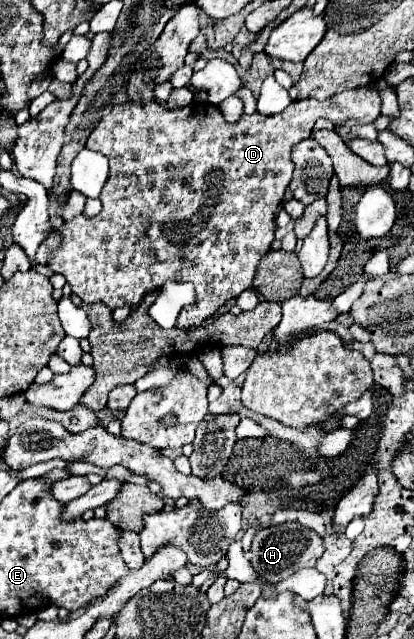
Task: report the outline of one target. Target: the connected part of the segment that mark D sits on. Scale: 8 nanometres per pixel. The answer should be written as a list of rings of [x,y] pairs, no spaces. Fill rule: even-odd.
[[[375,86],[343,90],[323,102],[297,100],[279,114],[263,116],[255,112],[241,116],[233,124],[225,122],[219,108],[209,102],[193,102],[177,110],[169,110],[157,100],[115,104],[87,140],[87,148],[105,154],[111,166],[109,180],[99,196],[103,210],[93,218],[77,216],[61,226],[63,242],[49,266],[65,276],[73,294],[83,302],[103,302],[111,310],[123,304],[137,306],[145,294],[159,290],[167,280],[191,282],[197,302],[181,309],[176,327],[199,326],[227,300],[237,298],[251,286],[259,260],[269,252],[275,238],[273,220],[293,174],[291,148],[309,138],[317,118],[327,118],[341,126],[349,120],[369,124],[379,114],[381,98]]]

